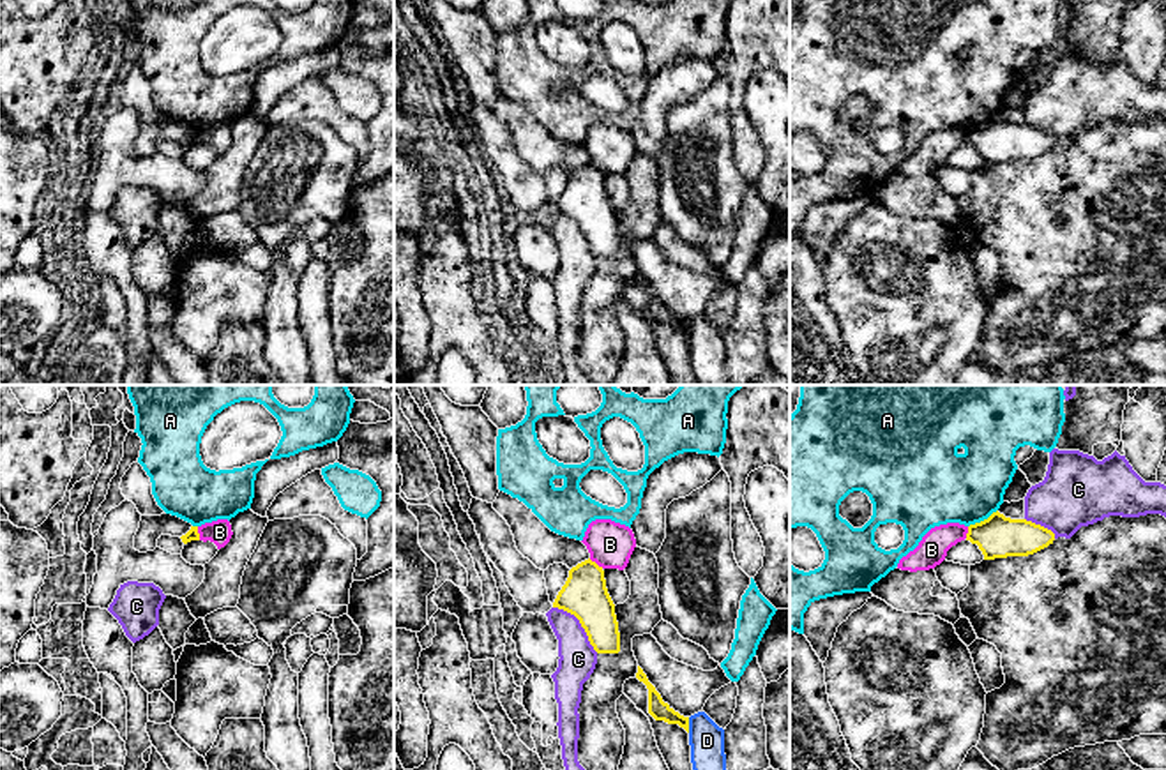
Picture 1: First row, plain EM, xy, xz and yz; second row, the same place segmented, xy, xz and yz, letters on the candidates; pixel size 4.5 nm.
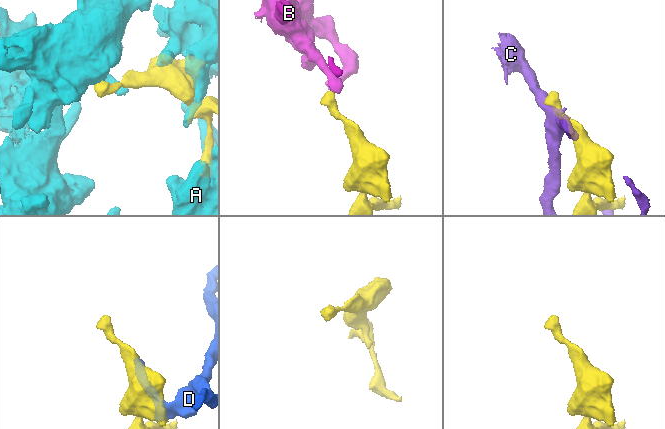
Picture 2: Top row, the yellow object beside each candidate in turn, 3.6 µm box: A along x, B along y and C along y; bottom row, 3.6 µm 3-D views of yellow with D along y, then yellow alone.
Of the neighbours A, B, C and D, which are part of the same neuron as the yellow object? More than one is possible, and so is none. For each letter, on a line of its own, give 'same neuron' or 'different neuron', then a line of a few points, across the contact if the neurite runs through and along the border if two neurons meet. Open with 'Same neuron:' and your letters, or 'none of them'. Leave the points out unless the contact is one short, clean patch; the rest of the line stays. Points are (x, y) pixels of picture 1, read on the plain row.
Same neuron: none of them
A: different neuron
B: different neuron | xy (196, 131), (200, 143)
C: different neuron
D: different neuron

